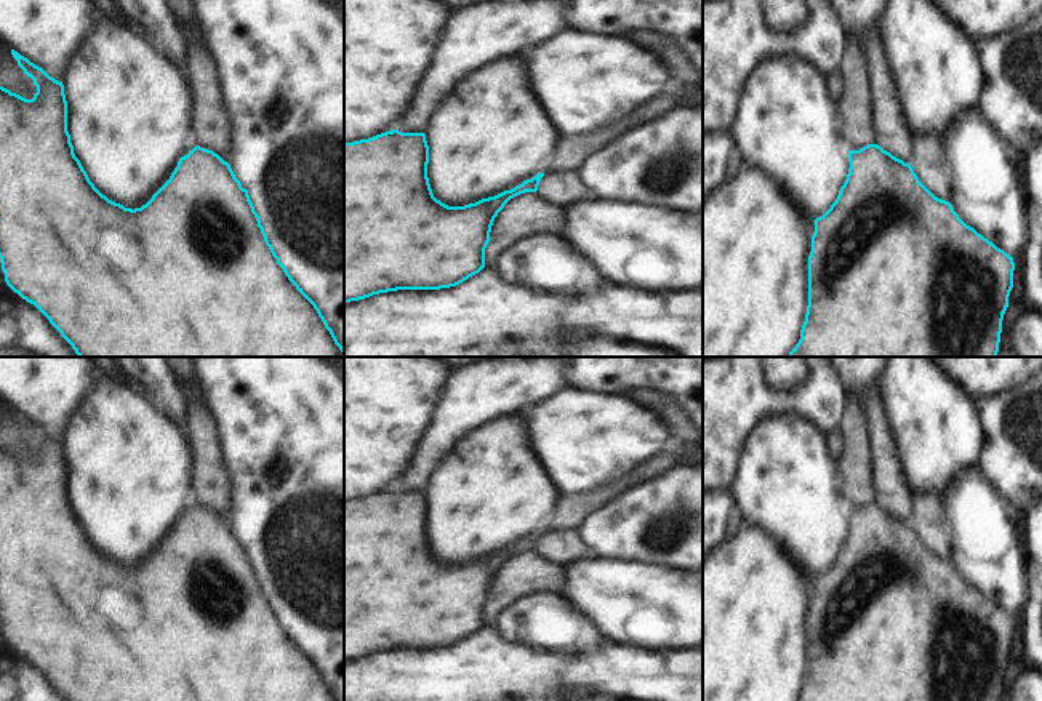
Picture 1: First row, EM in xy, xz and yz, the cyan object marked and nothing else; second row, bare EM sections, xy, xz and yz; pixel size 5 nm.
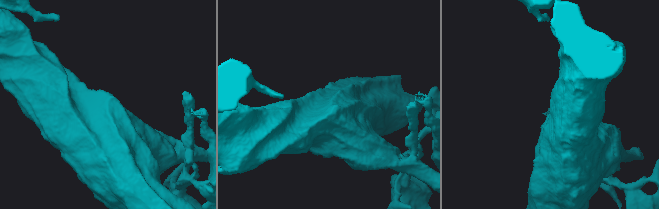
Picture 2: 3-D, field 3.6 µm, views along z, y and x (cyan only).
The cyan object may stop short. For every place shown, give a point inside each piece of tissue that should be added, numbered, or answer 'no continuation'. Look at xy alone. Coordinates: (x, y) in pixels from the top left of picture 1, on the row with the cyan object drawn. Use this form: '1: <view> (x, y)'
1: xy (215, 128)

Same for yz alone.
1: yz (855, 109)

